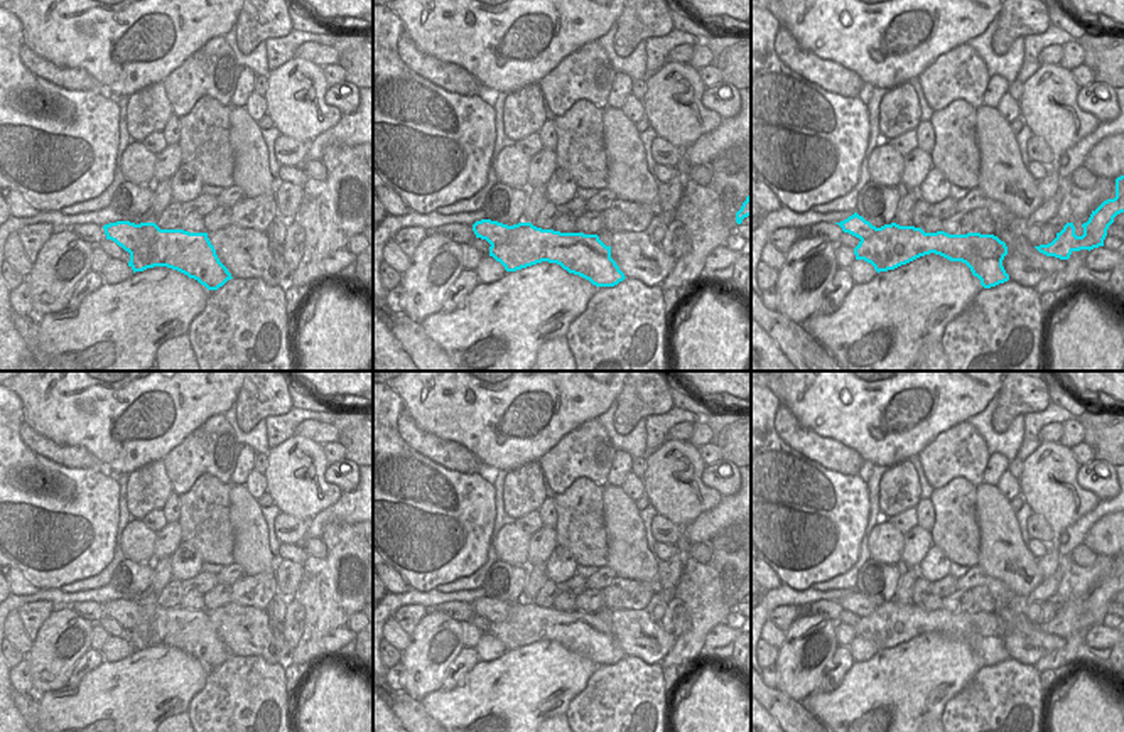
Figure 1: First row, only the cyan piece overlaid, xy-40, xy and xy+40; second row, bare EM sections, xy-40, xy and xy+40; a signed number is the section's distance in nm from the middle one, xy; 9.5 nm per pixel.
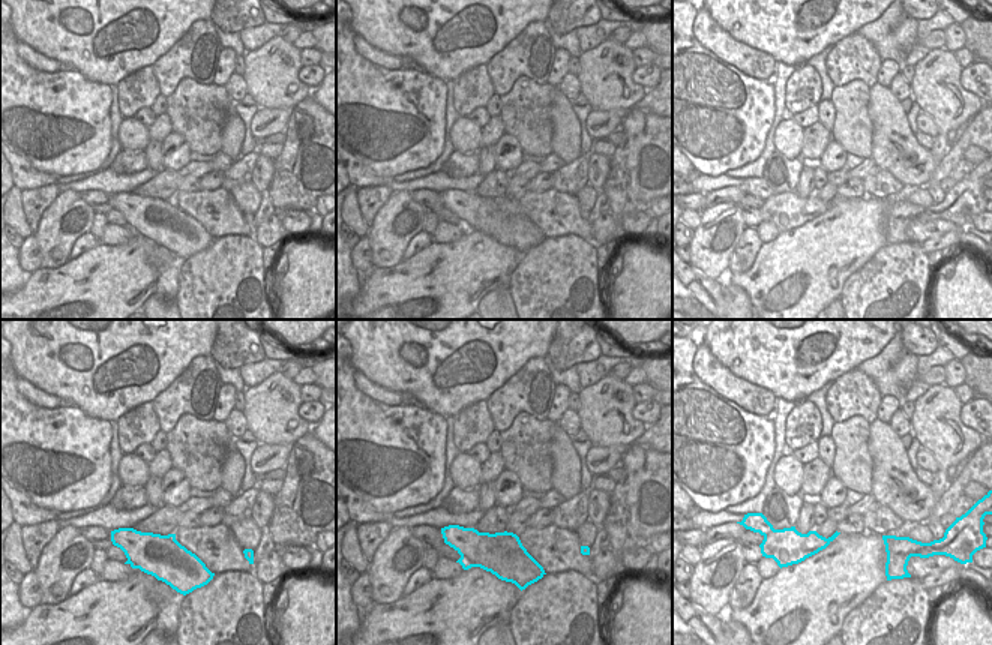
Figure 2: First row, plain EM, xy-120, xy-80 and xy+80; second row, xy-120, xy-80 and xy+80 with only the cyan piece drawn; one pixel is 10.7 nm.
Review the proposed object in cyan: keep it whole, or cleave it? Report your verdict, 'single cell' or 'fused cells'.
fused cells

